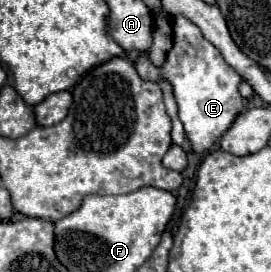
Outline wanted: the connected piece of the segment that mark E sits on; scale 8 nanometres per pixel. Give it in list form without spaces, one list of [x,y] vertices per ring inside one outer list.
[[[174,17],[172,31],[174,41],[172,49],[168,51],[166,65],[154,67],[148,57],[138,57],[136,71],[142,79],[158,81],[158,77],[162,75],[172,83],[178,101],[178,117],[184,123],[184,131],[194,151],[206,151],[232,125],[234,117],[244,107],[244,99],[238,93],[238,83],[242,81],[242,77],[222,59],[220,51],[216,51],[216,47],[202,37],[200,29],[192,21]]]

